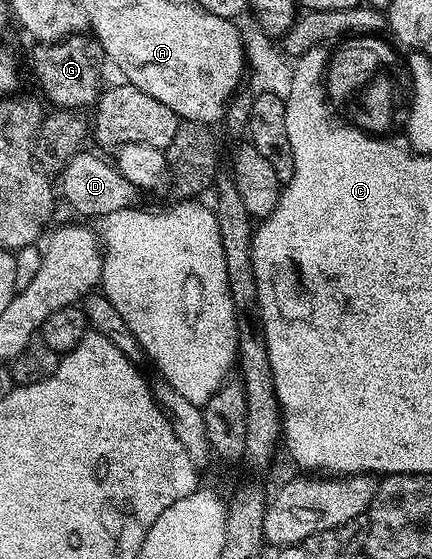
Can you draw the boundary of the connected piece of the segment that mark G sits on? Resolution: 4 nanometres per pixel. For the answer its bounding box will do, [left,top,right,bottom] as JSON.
[31,32,105,110]

